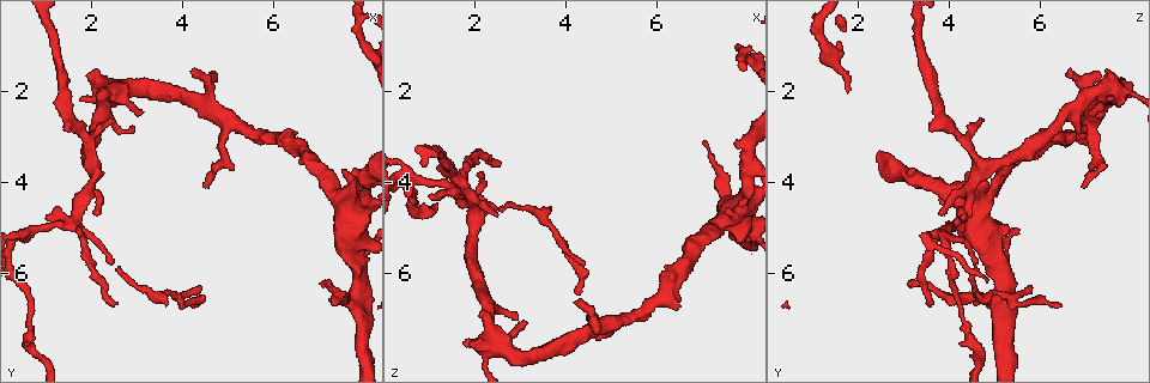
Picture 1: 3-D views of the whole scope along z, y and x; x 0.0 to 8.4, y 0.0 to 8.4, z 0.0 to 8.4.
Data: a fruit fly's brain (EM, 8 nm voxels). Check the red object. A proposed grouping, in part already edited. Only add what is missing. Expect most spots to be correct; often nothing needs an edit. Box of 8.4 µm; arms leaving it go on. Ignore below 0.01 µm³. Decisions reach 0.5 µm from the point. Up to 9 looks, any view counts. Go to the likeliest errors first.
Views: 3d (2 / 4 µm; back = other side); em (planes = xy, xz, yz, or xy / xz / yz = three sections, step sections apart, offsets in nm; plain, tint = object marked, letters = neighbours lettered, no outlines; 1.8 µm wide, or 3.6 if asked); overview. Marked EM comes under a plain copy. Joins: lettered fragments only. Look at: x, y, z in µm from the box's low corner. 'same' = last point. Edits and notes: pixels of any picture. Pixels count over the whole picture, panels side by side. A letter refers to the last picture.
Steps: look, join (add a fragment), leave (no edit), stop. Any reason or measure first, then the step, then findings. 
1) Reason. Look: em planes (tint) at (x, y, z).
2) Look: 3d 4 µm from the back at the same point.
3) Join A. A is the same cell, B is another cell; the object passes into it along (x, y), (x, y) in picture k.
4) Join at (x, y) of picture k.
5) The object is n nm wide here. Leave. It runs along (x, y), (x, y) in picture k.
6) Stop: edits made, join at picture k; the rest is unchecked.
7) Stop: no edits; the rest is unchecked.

An open end. Look: 3d 2 µm at (7.00, 6.25, 3.10).

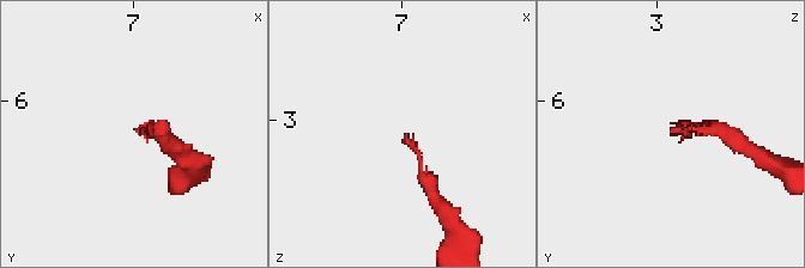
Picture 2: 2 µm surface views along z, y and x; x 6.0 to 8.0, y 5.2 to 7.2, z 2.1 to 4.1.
Now the EM. Look: em planes (letters) at (7.02, 6.26, 3.08).

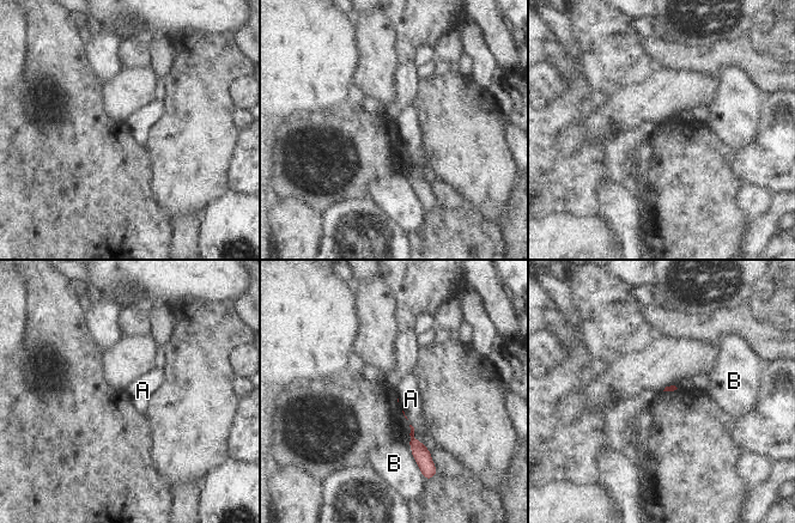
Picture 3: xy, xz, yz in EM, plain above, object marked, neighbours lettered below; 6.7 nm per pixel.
Join A. A is the same cell, B is another cell; the object passes into it along (422, 455), (413, 430), (411, 399) in picture 3; the cell continues.

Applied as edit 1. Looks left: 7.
Free end. Look: 3d 2 µm at (2.60, 6.70, 3.65).

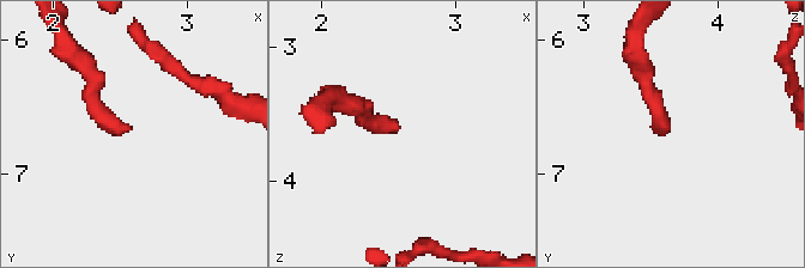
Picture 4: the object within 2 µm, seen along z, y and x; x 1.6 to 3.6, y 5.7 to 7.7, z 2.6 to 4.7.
Shape alone is not enough. Look: em planes (letters) at (2.58, 6.66, 3.62).

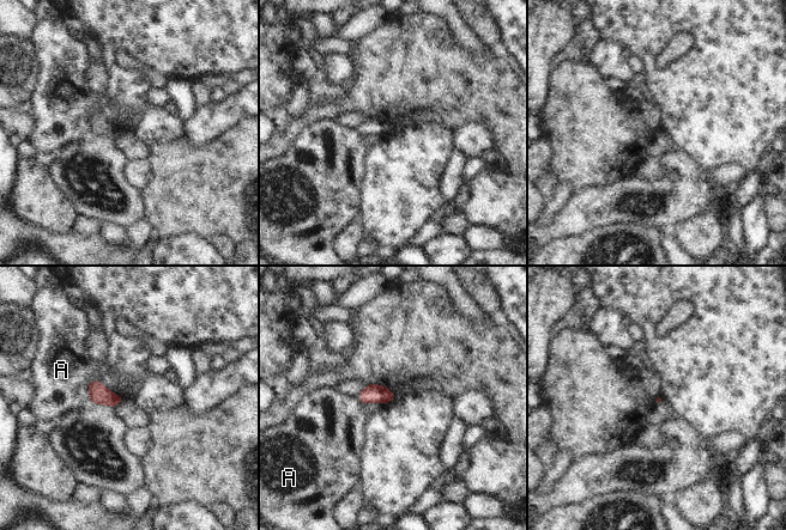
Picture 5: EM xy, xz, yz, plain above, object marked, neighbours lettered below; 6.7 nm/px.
Leave. A is another cell; a border runs along (98, 378), (89, 384), (88, 398) in picture 5; no lettered fragment goes on from it.

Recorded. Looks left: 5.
Tapers out. Look: 3d 2 µm at (4.25, 6.75, 6.45).

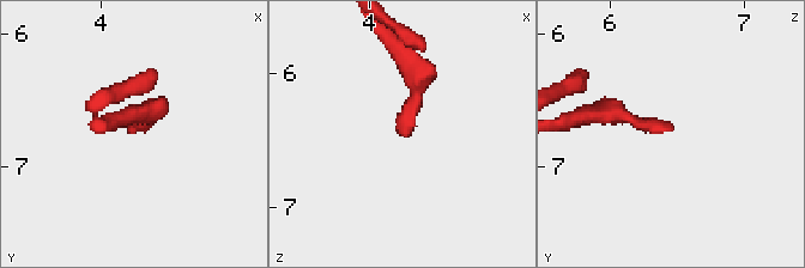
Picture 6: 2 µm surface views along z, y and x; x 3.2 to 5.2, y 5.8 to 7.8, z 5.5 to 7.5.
Look: em 3.6 µm xz step 16 (tint) at (4.26, 6.76, 6.44).

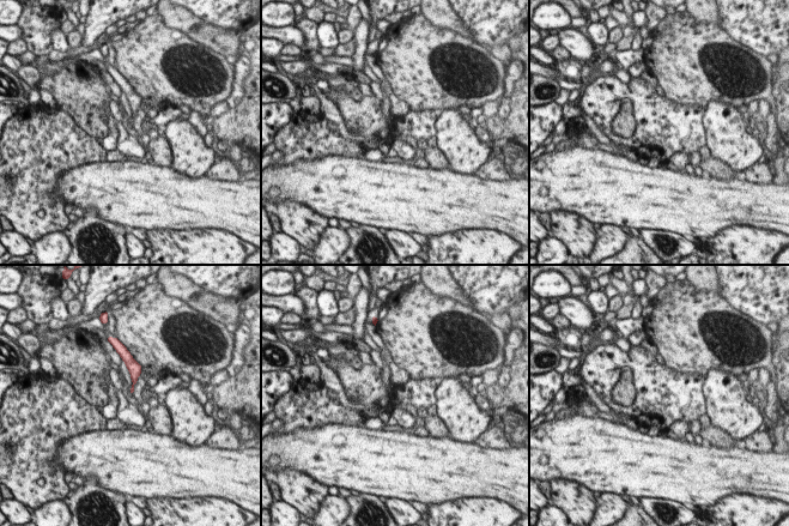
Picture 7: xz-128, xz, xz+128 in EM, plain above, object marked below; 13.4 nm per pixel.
Cut it another way. Look: em 3.6 µm yz step 8 (letters) at the same point.

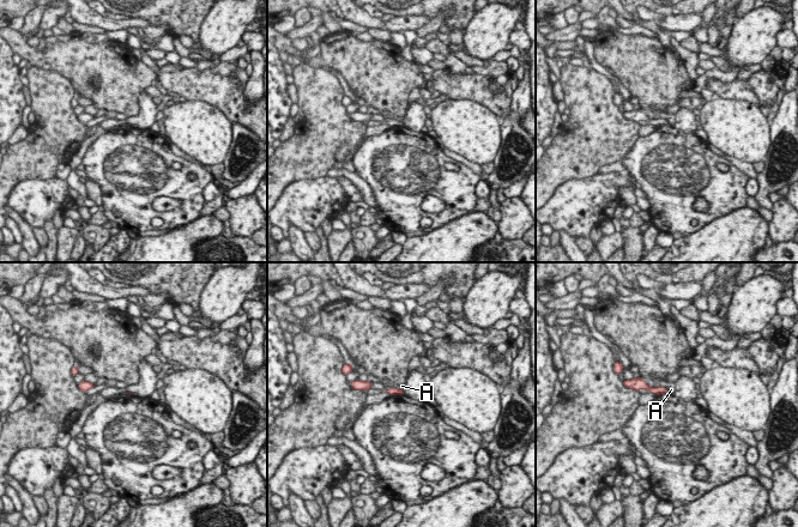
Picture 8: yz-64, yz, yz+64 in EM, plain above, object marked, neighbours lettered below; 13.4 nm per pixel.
Leave. A is another cell; a border runs along (666, 388), (669, 392) in picture 8; none of them fits.

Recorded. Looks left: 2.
An open end. Look: 3d 4 µm at (4.45, 4.10, 6.95).

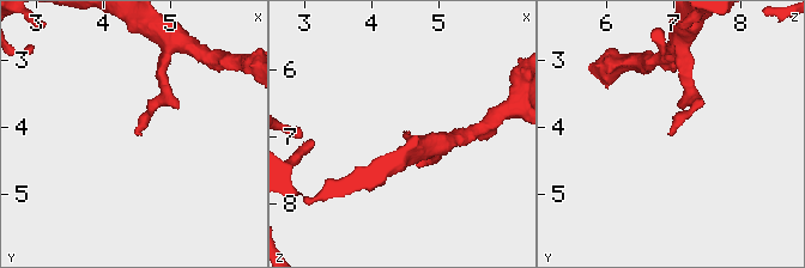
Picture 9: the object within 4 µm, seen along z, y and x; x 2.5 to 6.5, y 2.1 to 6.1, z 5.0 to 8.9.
Need the tissue. Look: em 3.6 µm planes (letters) at (4.50, 4.10, 6.95).

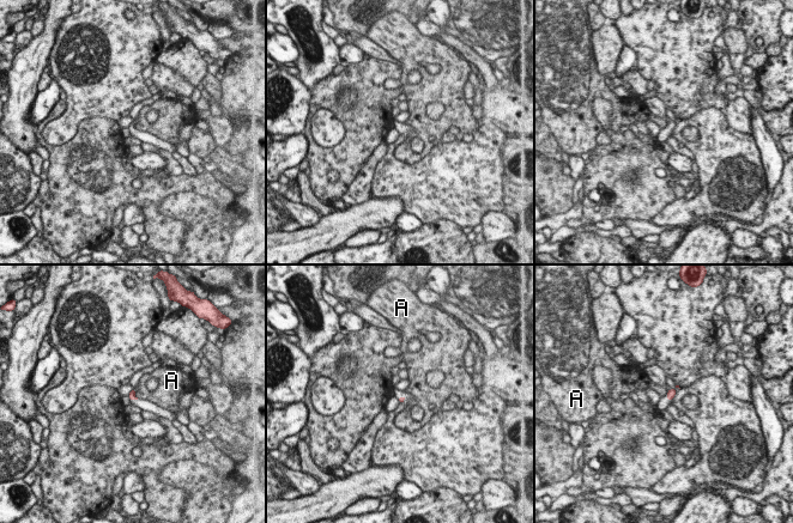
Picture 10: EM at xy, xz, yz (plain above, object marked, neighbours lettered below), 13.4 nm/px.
Leave. A is another cell; a border runs along (134, 388), (134, 396) in picture 10; none of them fits.

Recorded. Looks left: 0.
Stop: edits made, join at picture 3; the rest is unchecked.

